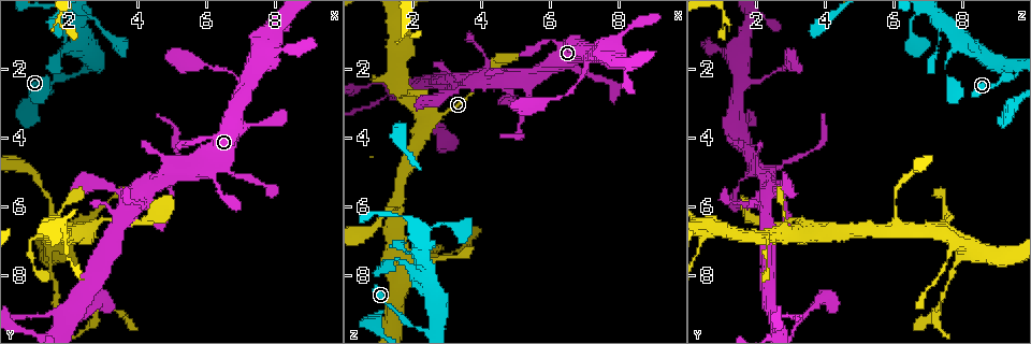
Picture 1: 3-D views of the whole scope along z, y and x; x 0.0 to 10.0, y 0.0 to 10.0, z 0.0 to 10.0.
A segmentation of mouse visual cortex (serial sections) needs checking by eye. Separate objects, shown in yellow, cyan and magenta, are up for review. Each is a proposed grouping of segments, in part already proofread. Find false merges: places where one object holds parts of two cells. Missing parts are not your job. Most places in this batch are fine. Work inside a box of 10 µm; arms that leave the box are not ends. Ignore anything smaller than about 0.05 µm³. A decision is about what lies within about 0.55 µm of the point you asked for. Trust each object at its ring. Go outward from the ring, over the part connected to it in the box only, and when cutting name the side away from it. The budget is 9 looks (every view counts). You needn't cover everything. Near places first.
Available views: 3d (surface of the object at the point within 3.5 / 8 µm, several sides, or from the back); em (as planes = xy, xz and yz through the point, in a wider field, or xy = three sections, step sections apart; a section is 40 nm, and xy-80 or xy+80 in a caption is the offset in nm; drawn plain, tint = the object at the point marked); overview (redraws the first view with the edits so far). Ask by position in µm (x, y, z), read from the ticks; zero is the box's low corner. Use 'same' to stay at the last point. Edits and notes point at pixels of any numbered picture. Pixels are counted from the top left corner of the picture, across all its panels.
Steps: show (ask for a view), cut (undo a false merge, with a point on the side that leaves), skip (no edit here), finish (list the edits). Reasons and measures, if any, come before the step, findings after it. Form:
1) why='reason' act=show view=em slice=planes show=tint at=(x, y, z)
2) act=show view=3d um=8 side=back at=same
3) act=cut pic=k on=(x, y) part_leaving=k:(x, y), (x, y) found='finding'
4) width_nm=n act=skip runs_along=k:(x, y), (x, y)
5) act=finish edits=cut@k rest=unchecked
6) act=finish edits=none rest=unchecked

act=show view=3d um=3.5 at=(1.35, 9.20, 2.80)

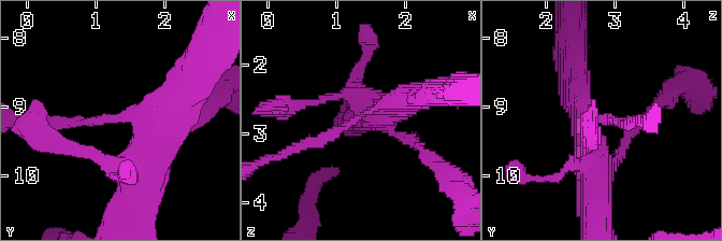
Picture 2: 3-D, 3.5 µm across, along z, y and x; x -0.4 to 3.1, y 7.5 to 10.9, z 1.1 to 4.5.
arm_widths_nm=150,350 act=show view=em slice=xy step=2 show=tint at=(1.30, 9.10, 2.75)

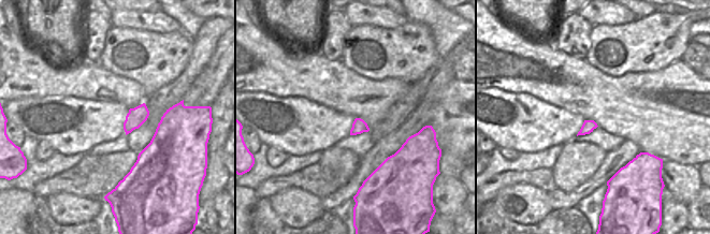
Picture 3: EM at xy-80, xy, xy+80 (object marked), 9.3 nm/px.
act=skip runs_along=2:(418, 97), (381, 102), (295, 149) found='continuous, no second cell'

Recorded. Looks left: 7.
why='sudden change in width' act=show view=3d um=3.5 at=(1.50, 6.60, 6.05)

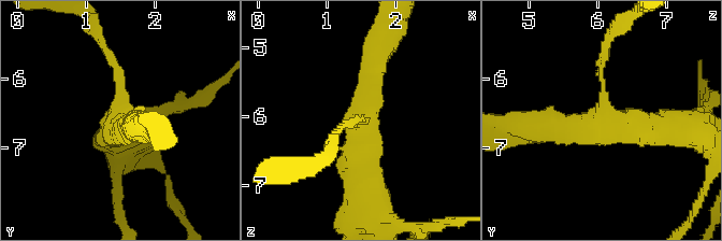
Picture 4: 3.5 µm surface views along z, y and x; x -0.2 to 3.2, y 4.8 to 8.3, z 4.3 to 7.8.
arms=3 arm_widths_nm=100,300,300 act=show view=em slice=xy step=1 show=tint at=(1.50, 6.60, 6.10)

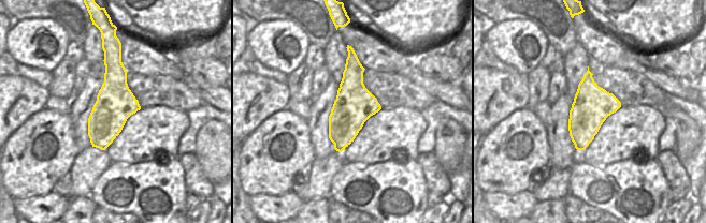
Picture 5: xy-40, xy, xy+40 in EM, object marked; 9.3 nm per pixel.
act=skip runs_along=4:(375, 57), (358, 107), (358, 195) found='continuous, no second cell'

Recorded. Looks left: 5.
why='branch point' act=show view=3d um=8 at=(2.60, 8.45, 7.45)

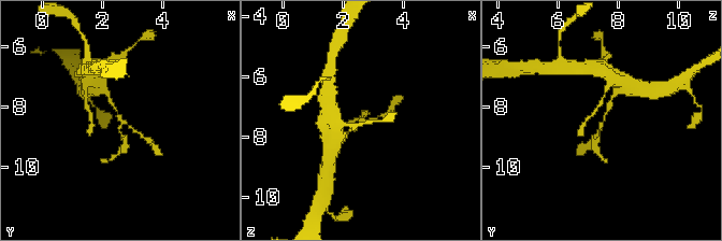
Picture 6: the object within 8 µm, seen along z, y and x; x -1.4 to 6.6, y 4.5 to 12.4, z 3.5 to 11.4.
why='zoom in' act=show view=3d um=3.5 at=same

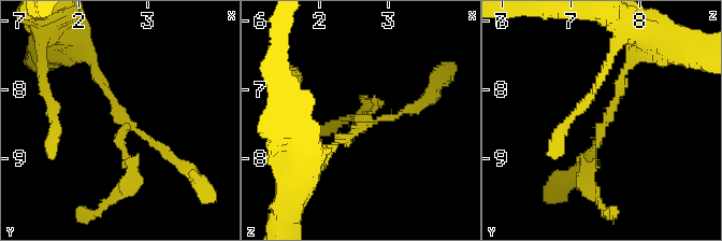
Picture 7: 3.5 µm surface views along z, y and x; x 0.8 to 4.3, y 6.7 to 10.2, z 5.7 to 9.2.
arms=3 arm_widths_nm=100,150,150 why='shape alone is not enough' act=show view=em slice=planes show=tint at=(2.65, 8.55, 7.50)

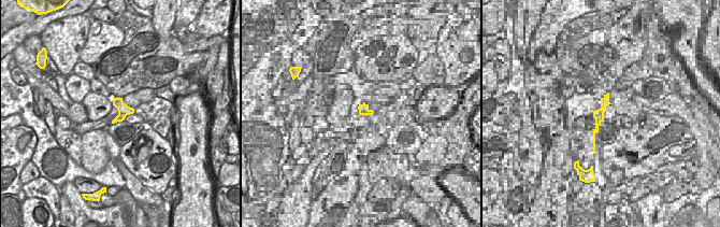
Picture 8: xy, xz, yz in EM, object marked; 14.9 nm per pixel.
act=skip found='continuous, no second cell'

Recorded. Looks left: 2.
act=finish edits=none rest=unchecked

